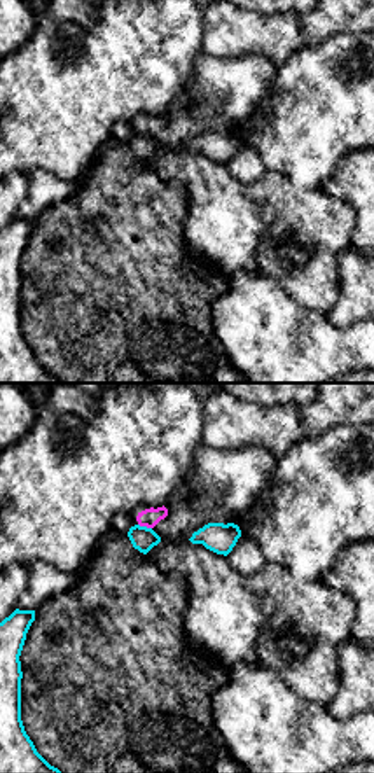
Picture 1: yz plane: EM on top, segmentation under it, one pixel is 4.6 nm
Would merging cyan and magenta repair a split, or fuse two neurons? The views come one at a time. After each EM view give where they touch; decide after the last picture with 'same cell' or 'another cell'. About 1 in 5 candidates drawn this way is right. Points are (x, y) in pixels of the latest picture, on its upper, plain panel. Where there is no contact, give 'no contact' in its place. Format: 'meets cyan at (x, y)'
meets cyan at (145, 135)

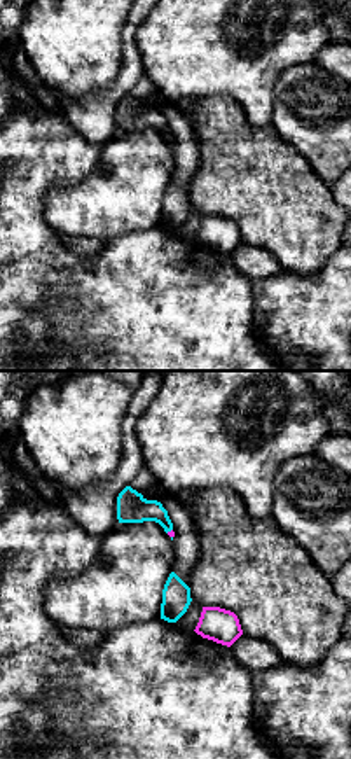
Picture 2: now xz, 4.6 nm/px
meets cyan at (168, 139)

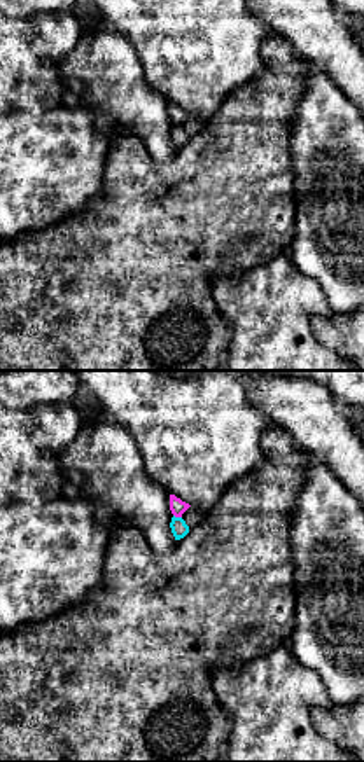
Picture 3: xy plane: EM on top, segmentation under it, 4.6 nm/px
meets cyan at (177, 126)

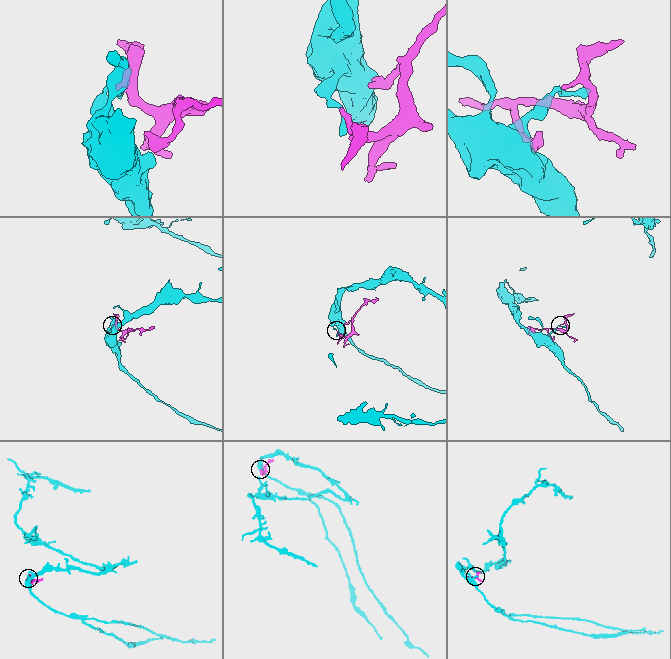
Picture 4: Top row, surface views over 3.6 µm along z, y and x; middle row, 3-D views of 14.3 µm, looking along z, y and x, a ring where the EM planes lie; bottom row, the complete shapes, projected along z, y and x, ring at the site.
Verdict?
another cell

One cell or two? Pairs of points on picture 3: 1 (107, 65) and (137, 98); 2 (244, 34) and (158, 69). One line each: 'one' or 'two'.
1: one
2: one

